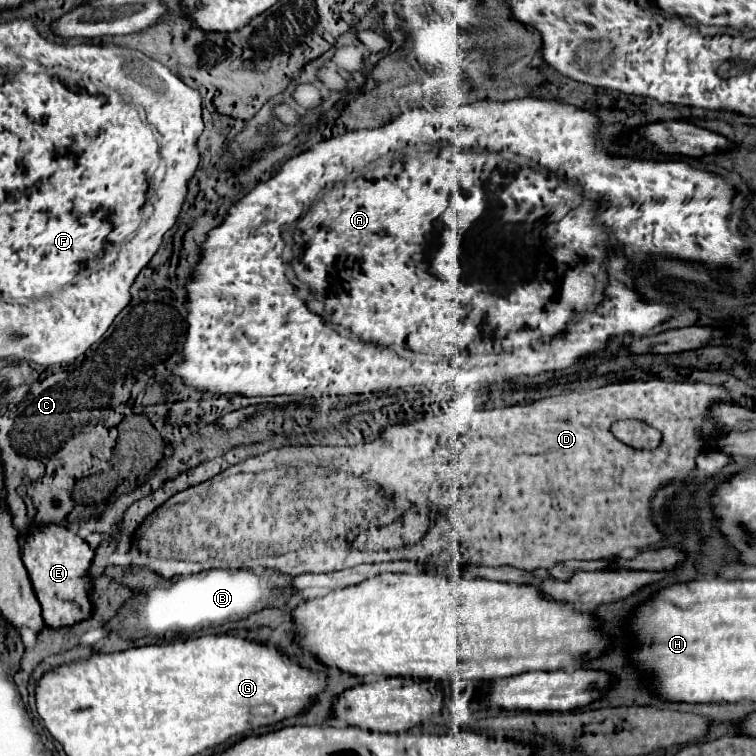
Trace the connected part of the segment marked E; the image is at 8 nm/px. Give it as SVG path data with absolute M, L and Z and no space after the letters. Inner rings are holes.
M33 523L25 537L21 557L33 583L35 595L43 607L43 621L47 625L51 627L73 625L89 617L91 601L87 593L91 591L91 579L85 573L89 571L93 549L87 545L87 541L83 541L65 525Z

